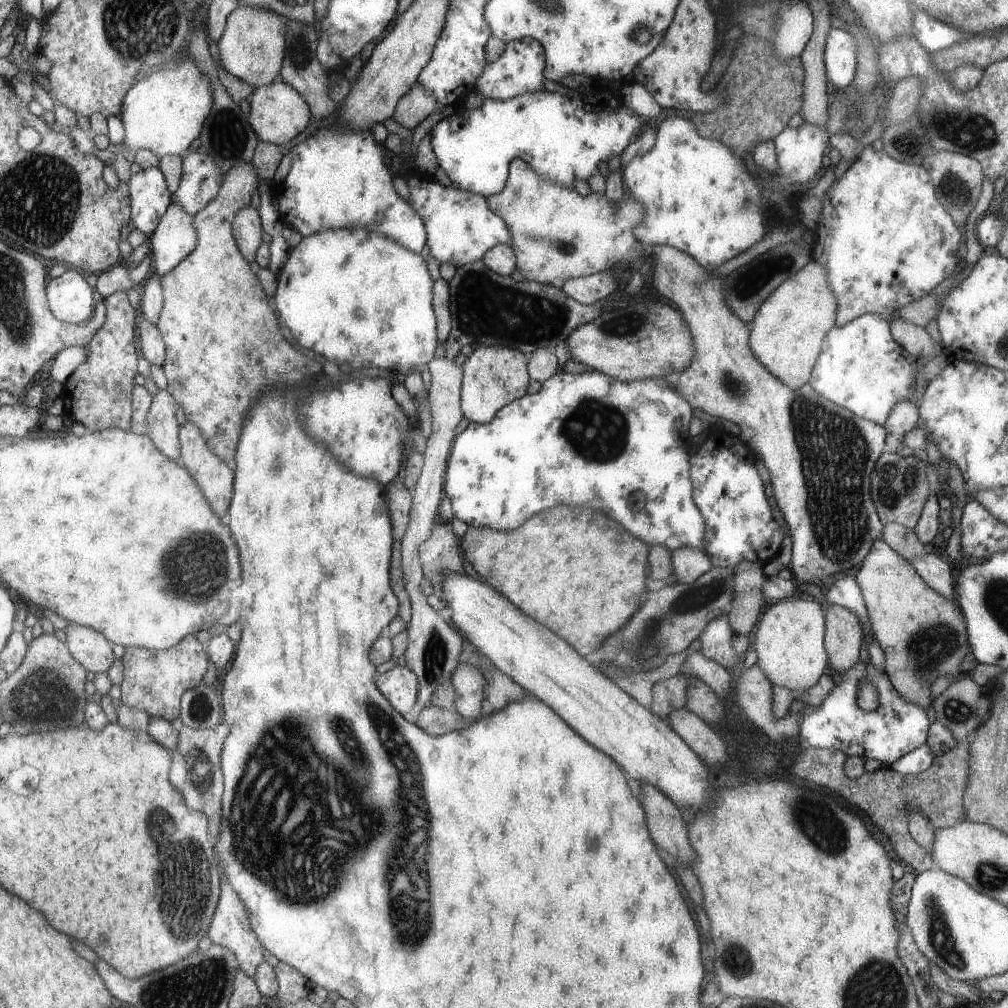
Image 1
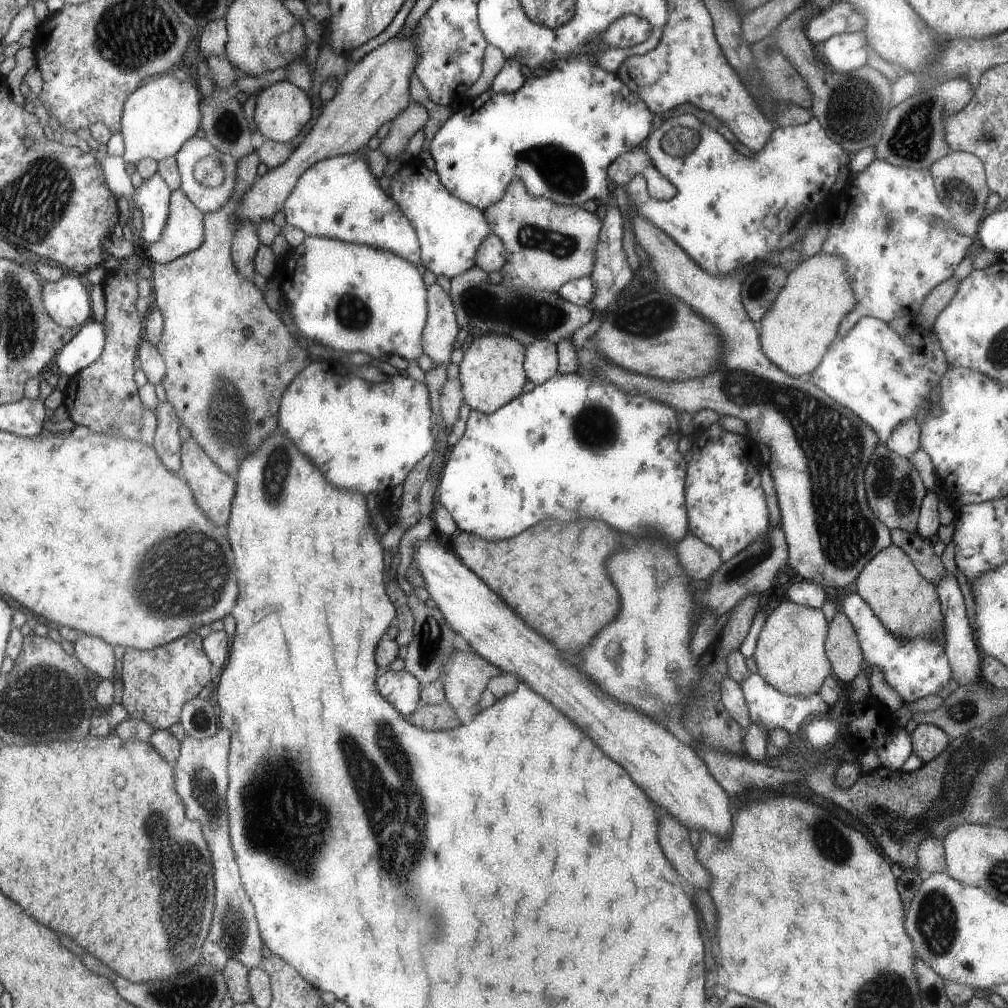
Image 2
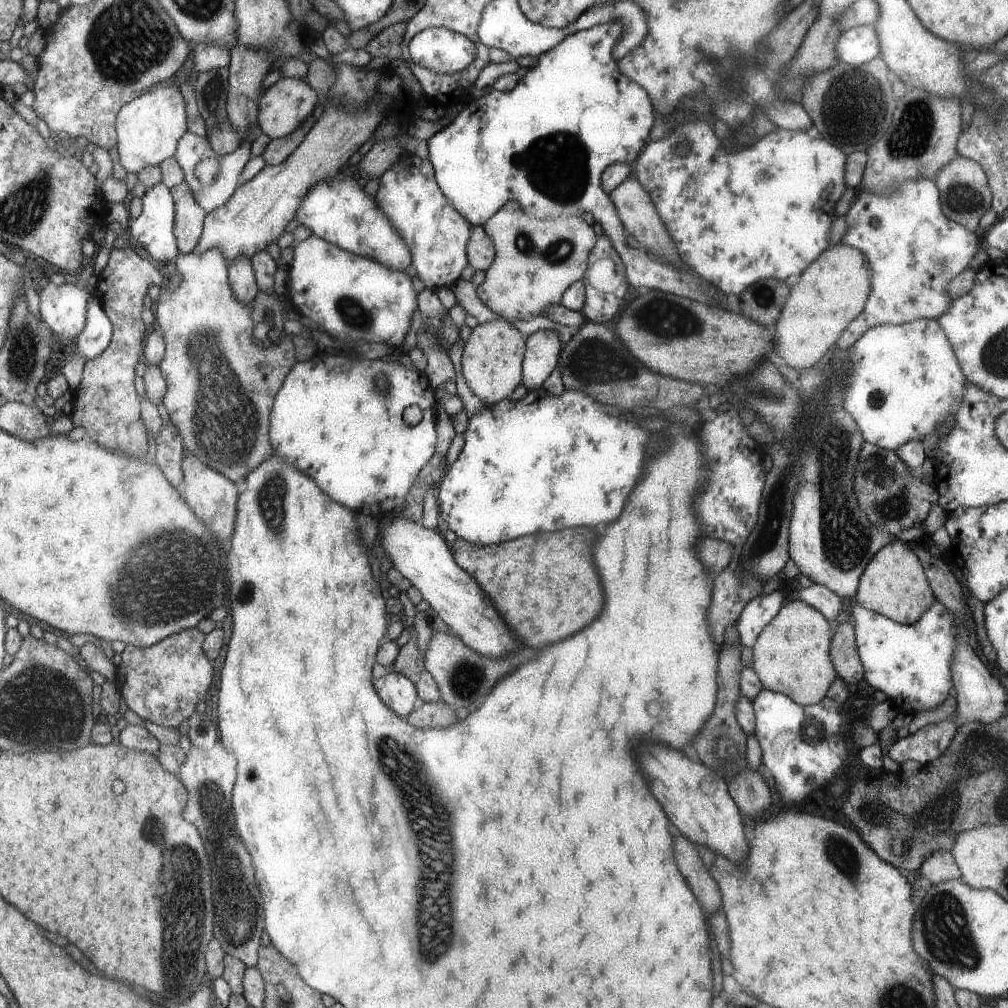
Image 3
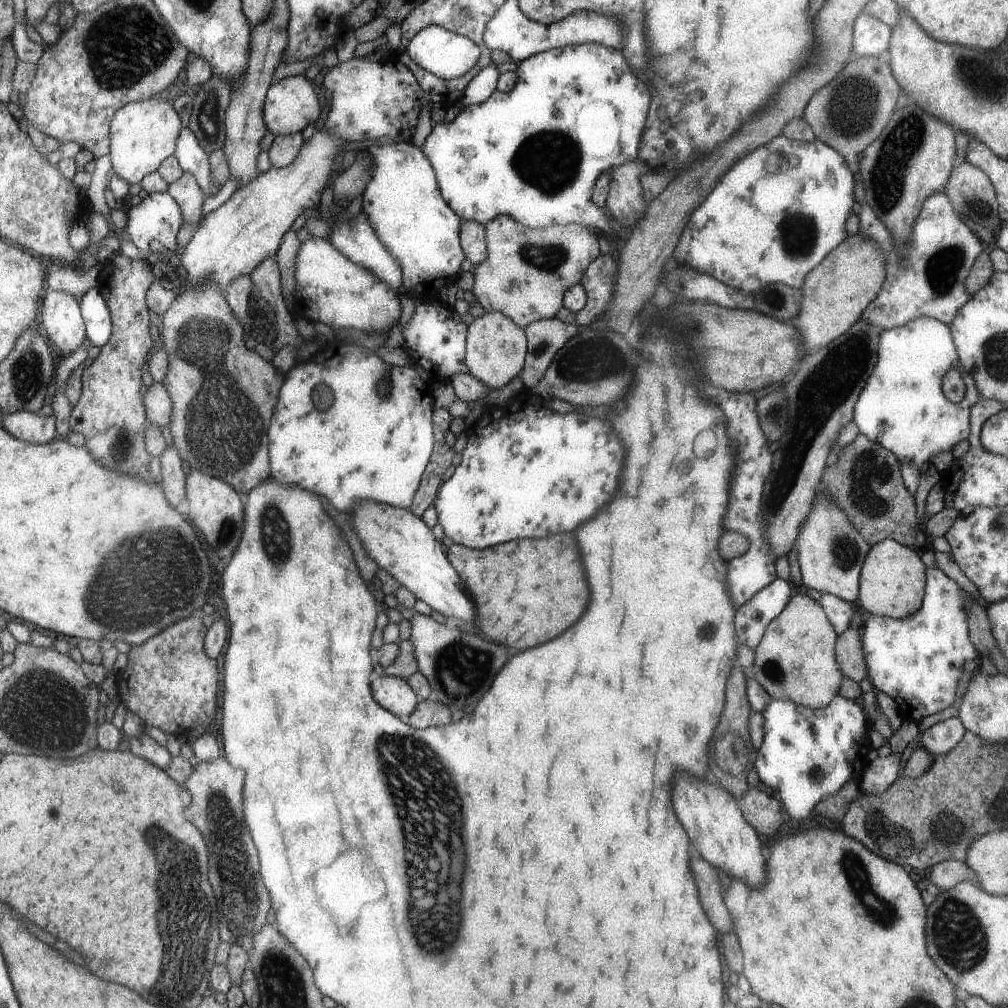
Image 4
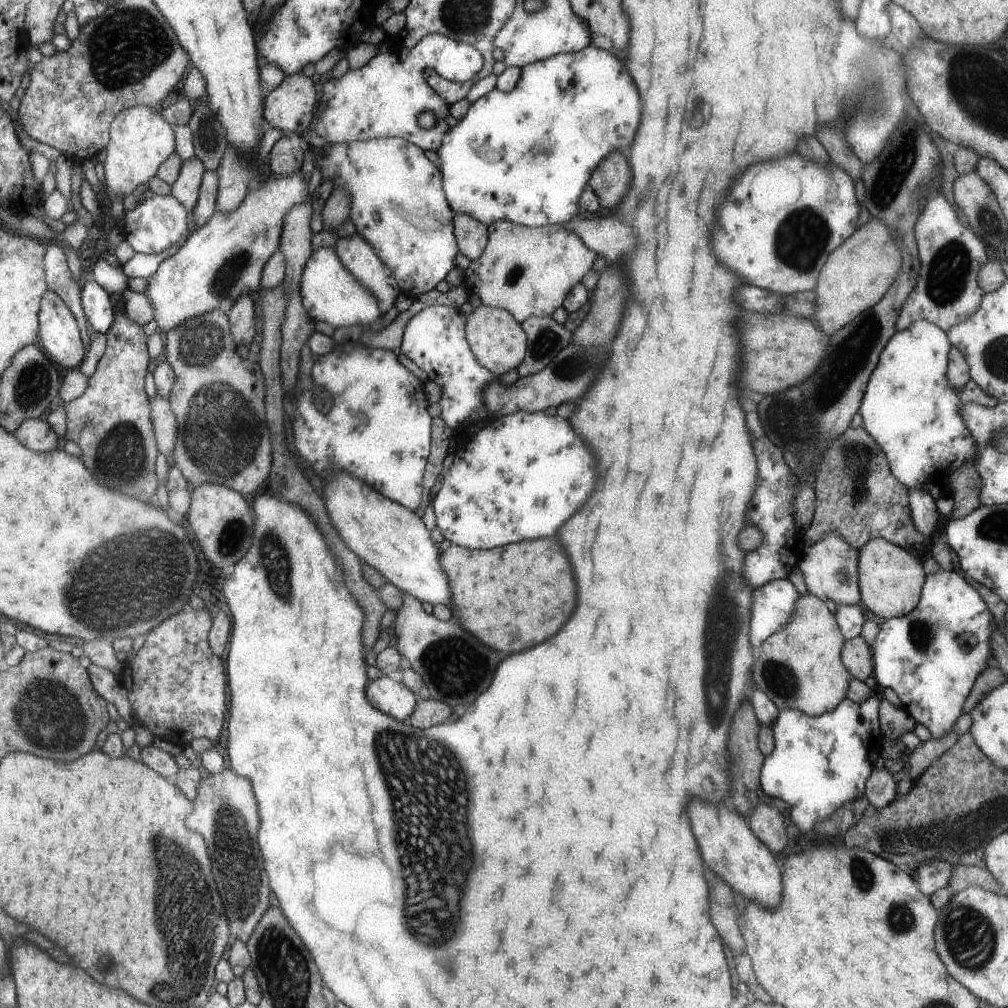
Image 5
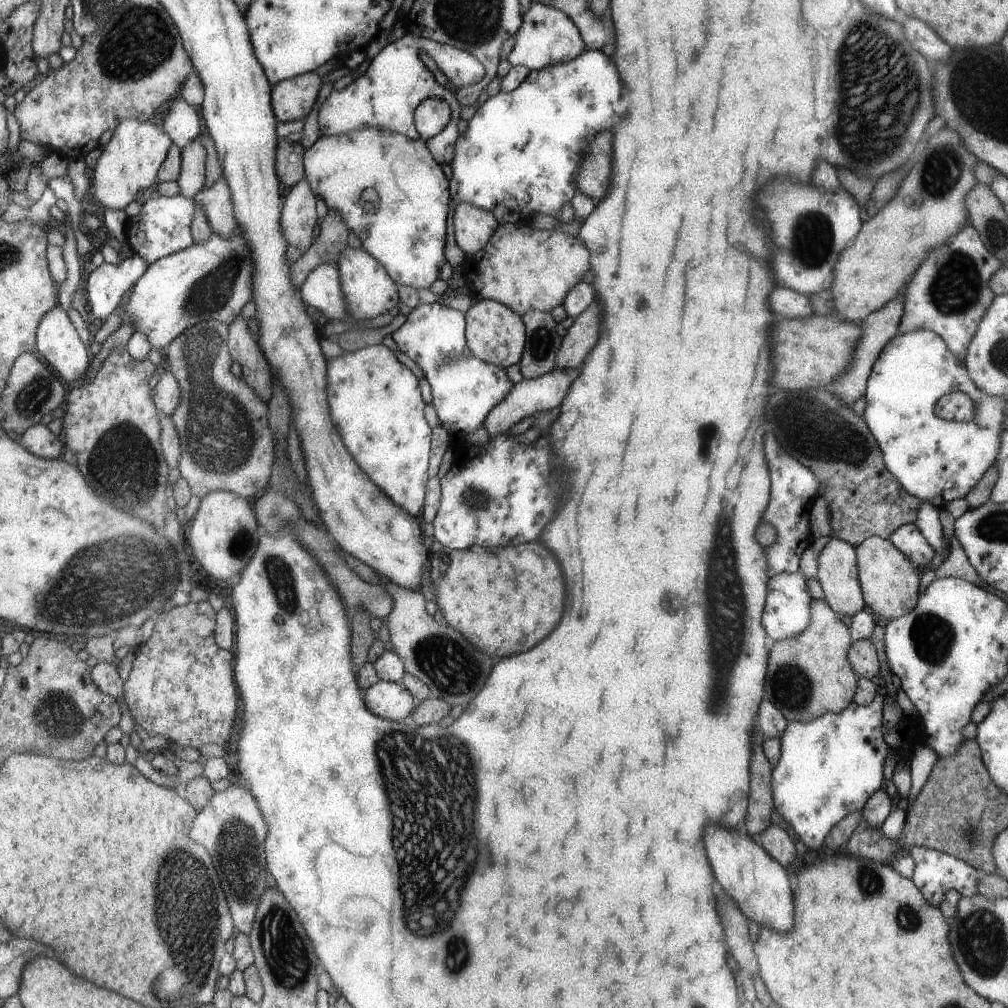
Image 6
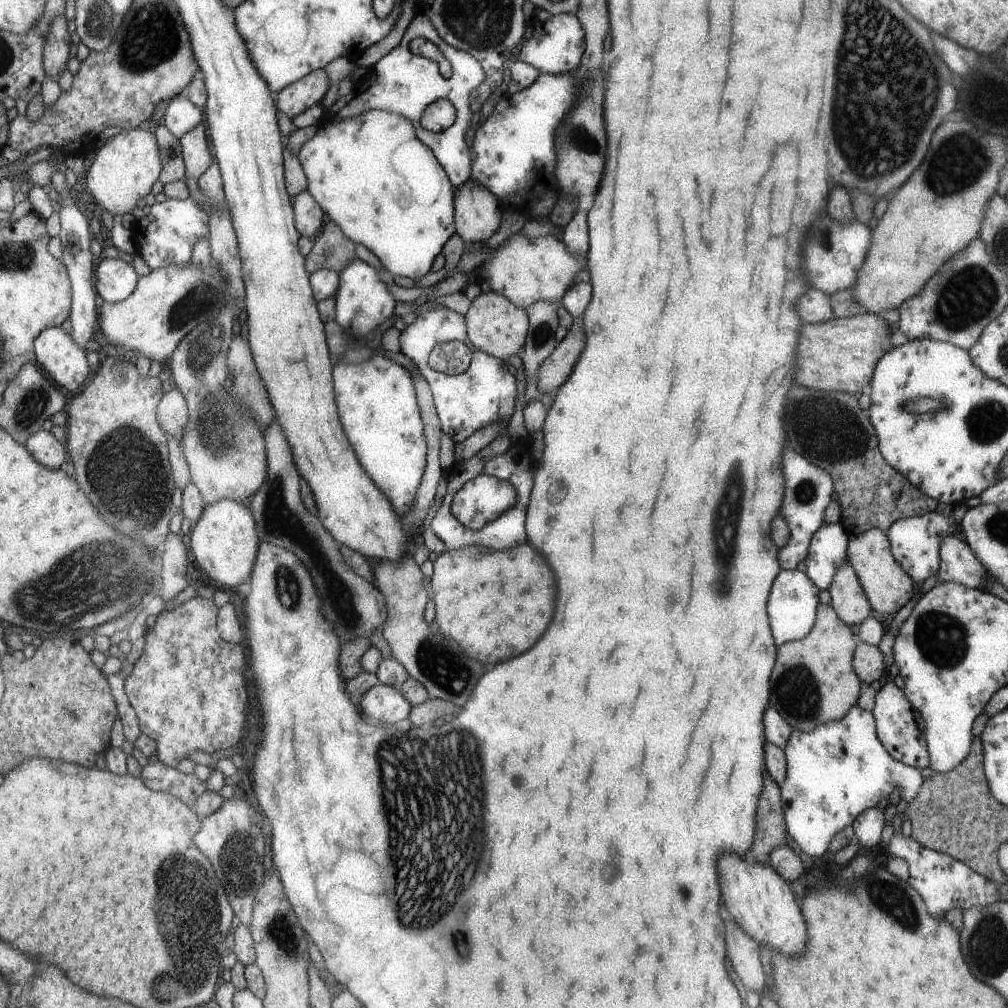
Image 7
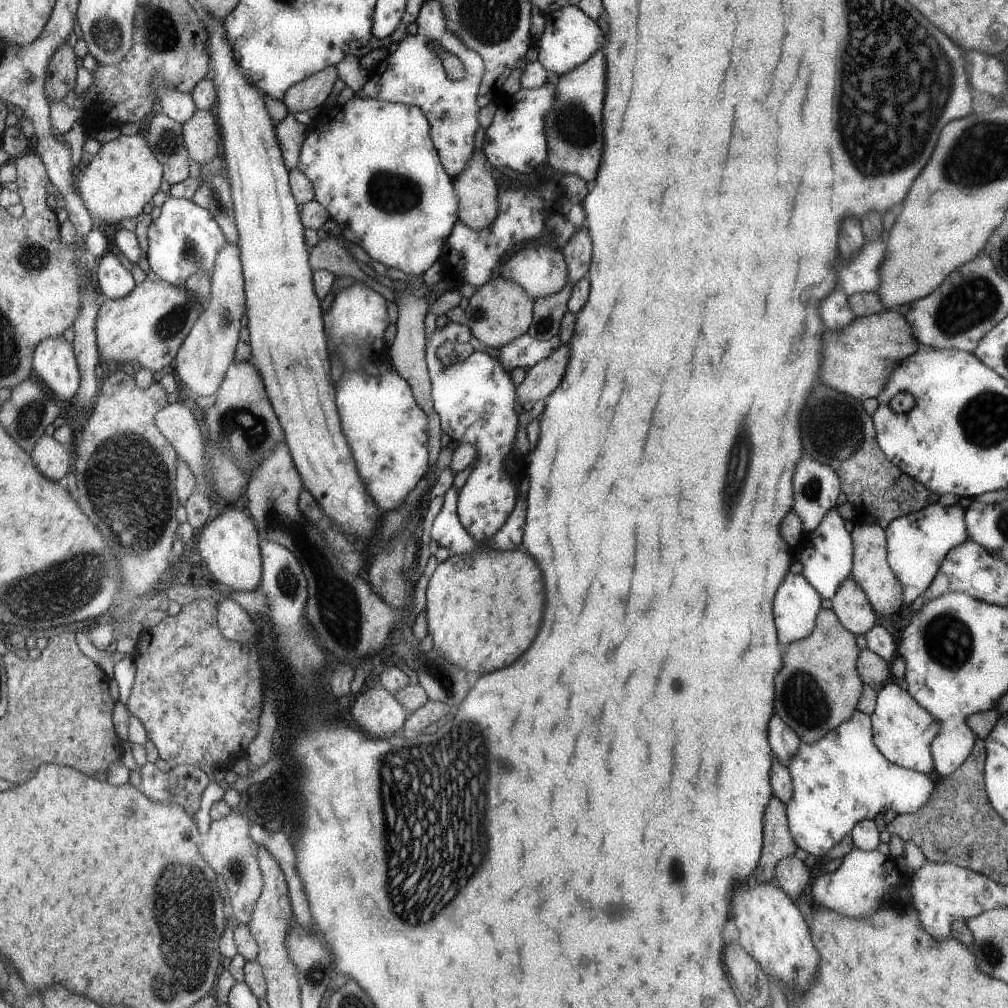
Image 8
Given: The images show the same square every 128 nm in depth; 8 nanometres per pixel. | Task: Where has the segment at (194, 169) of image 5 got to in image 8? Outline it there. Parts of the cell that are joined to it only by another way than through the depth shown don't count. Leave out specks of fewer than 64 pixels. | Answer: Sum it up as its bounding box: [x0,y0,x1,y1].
[182,110,218,166]

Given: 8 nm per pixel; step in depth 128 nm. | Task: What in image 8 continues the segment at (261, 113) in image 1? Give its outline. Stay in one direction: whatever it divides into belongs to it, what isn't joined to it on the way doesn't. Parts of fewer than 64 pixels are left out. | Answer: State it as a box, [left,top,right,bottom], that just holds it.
[282,65,337,112]

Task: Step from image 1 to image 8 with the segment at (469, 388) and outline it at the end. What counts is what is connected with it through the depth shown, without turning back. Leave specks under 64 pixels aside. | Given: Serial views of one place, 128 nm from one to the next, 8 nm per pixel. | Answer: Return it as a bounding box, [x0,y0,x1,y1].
[464,275,533,348]

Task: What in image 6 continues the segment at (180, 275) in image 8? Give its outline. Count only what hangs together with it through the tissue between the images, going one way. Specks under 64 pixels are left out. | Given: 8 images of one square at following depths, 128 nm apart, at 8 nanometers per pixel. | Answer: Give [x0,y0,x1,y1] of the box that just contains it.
[123,195,195,264]

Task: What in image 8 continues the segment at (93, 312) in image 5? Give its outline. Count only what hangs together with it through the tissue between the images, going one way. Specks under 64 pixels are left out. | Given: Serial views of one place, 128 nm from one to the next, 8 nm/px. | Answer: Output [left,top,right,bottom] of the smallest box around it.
[95,252,135,299]

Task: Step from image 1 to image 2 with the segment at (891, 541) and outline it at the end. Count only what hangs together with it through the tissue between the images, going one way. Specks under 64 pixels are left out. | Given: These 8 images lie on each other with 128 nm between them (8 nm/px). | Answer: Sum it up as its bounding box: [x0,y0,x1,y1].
[890,529,945,588]

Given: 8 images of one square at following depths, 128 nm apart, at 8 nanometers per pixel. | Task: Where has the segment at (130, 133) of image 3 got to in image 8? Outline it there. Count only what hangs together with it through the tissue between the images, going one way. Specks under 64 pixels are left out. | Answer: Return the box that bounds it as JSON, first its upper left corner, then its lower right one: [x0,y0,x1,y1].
[75,135,161,225]

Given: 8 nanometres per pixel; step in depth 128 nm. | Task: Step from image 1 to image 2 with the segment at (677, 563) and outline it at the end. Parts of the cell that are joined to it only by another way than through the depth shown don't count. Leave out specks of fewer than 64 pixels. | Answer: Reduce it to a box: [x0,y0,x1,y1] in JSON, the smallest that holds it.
[675,533,722,580]

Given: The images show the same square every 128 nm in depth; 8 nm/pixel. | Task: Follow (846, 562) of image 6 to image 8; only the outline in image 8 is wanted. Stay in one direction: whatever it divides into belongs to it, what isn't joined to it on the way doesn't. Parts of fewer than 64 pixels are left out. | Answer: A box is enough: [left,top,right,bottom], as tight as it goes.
[830,577,875,635]

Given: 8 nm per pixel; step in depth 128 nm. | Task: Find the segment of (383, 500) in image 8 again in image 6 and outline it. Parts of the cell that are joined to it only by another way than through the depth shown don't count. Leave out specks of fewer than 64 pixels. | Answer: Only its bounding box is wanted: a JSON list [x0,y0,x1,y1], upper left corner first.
[327,344,429,518]

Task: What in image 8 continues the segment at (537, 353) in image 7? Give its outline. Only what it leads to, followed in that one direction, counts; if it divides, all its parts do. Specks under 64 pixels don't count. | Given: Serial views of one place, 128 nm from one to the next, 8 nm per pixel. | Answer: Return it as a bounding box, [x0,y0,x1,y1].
[527,282,572,341]

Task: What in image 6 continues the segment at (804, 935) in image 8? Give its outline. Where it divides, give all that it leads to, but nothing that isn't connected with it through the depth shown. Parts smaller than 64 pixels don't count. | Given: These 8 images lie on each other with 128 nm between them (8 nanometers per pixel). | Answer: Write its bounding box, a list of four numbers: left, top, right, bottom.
[707,826,791,932]

